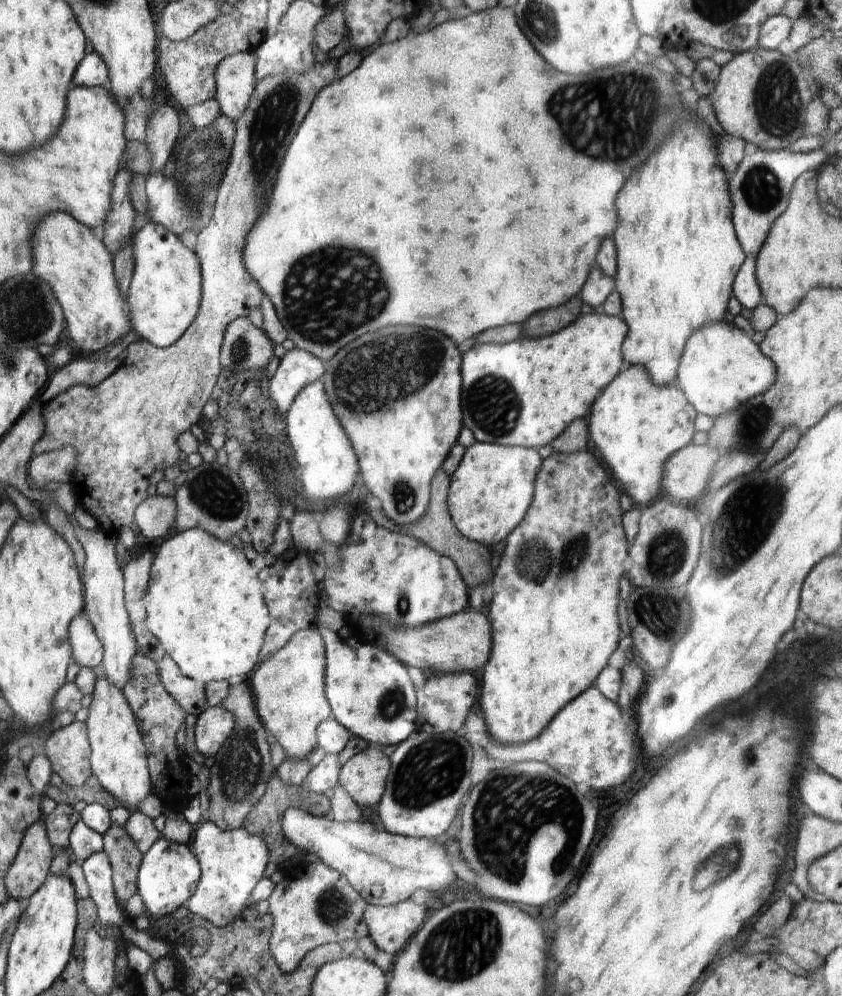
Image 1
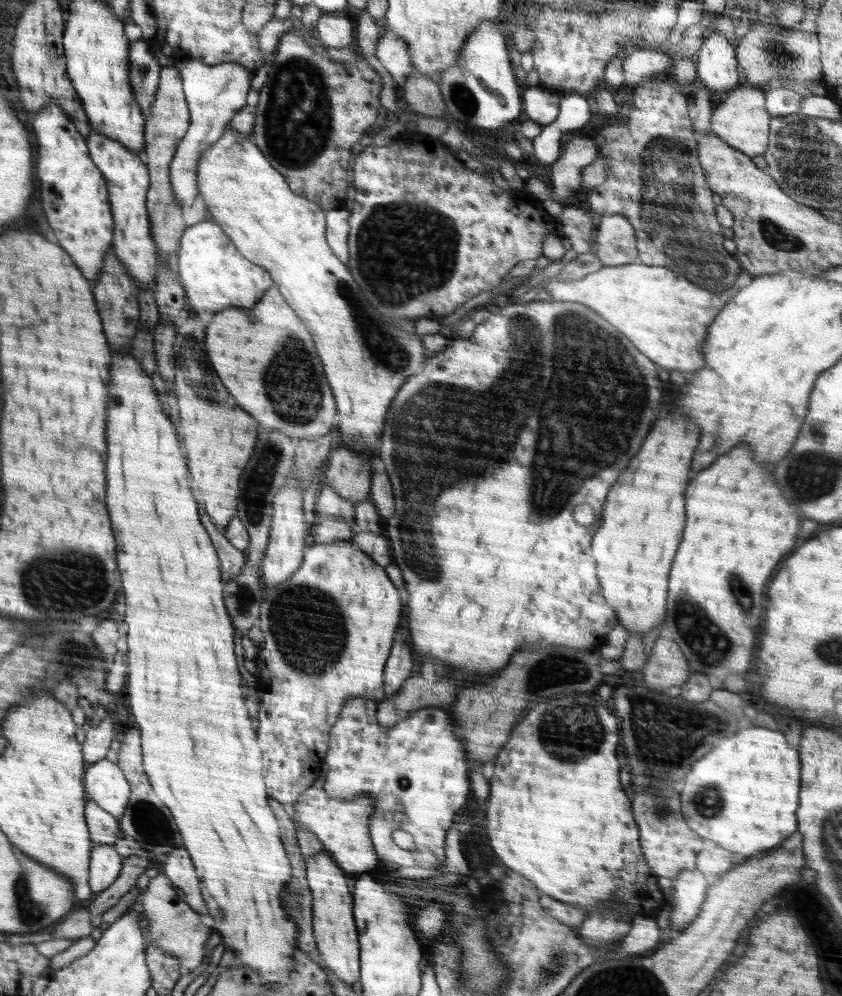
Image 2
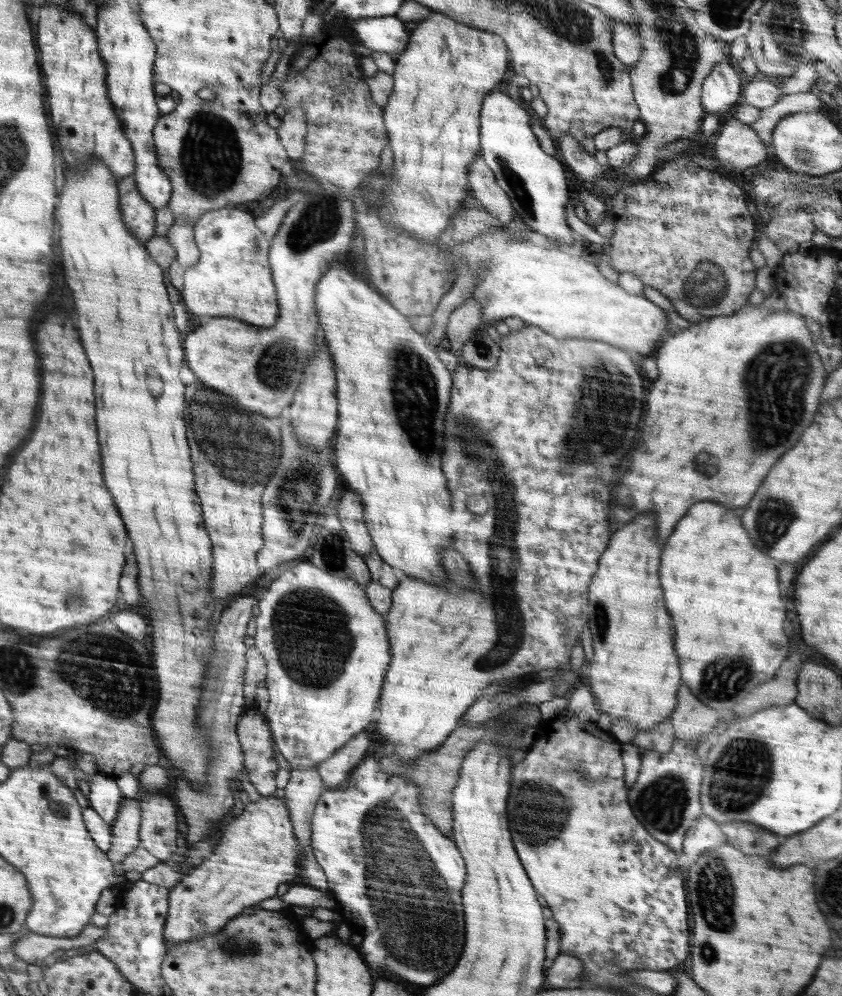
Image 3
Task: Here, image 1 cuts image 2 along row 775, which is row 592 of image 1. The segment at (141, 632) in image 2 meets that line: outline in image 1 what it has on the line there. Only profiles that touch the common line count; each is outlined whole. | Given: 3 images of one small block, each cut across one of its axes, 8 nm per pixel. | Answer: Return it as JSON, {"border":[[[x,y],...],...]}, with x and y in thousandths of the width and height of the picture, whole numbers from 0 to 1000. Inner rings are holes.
{"border":[[[227,530],[197,539],[184,547],[184,554],[169,606],[173,612],[173,627],[188,641],[196,657],[207,663],[219,678],[241,686],[297,678],[308,667],[319,616],[306,572],[292,561],[289,550],[273,543],[262,543],[243,532]]]}

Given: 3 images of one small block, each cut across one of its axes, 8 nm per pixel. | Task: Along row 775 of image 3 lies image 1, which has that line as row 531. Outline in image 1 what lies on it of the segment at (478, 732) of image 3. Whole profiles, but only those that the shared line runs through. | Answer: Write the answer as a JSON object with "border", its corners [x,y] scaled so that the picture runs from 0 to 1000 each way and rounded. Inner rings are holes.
{"border":[[[520,471],[520,474],[515,476],[513,480],[512,491],[511,491],[511,502],[504,518],[499,518],[496,522],[492,524],[479,527],[470,527],[469,524],[466,524],[463,520],[455,517],[449,512],[439,513],[439,520],[447,524],[447,528],[454,528],[463,534],[477,534],[477,536],[485,536],[489,540],[494,540],[496,544],[511,548],[513,552],[518,552],[520,556],[525,558],[532,558],[537,561],[537,564],[542,566],[544,572],[551,581],[551,584],[555,586],[557,591],[565,590],[570,586],[583,581],[584,577],[584,568],[582,567],[582,562],[584,559],[583,549],[578,546],[572,546],[569,544],[563,544],[557,540],[553,540],[550,536],[546,536],[546,533],[542,530],[542,527],[538,526],[538,522],[532,512],[531,498],[533,494],[536,479],[525,472]]]}

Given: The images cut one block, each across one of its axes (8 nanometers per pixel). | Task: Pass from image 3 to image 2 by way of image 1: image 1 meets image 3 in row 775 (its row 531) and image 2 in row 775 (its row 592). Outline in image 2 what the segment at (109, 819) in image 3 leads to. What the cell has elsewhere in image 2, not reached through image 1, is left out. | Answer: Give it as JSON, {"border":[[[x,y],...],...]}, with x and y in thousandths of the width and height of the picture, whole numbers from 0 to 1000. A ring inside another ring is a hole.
{"border":[[[126,761],[110,765],[101,775],[101,790],[107,803],[144,821],[154,802],[156,789],[138,766]]]}

